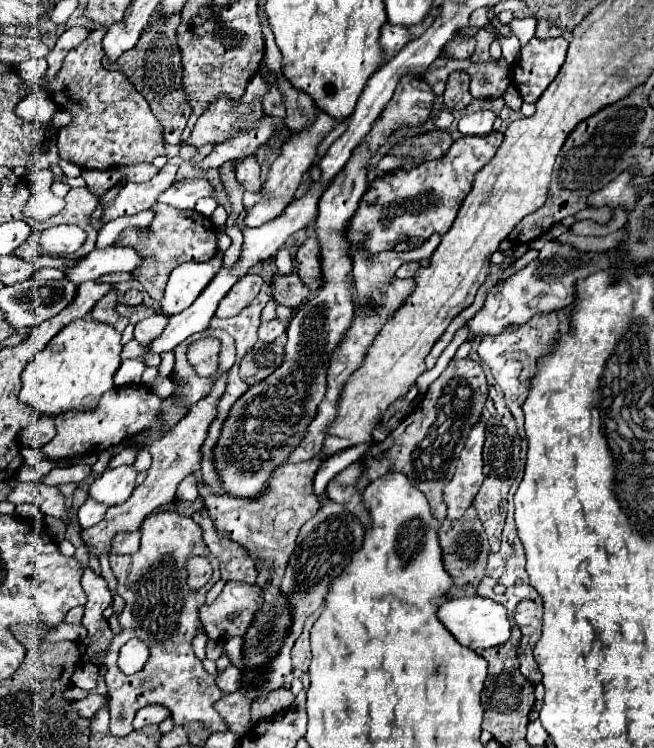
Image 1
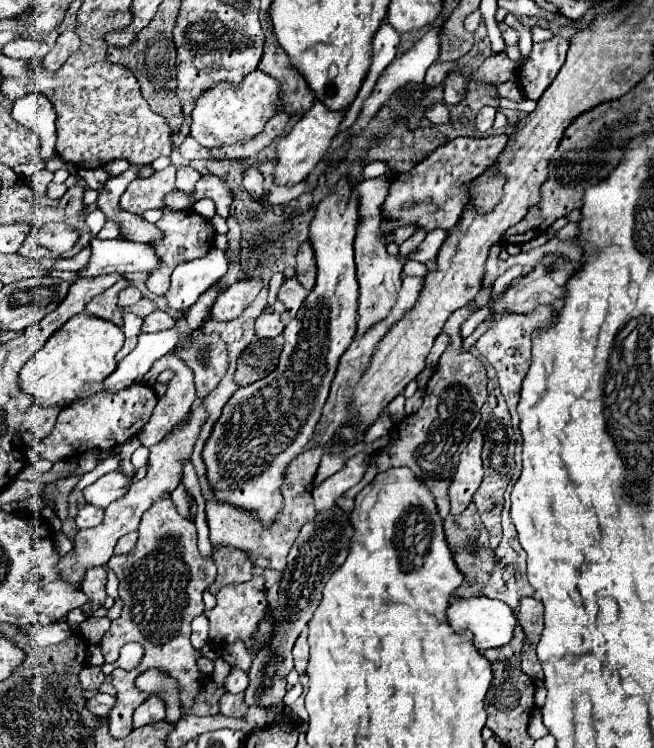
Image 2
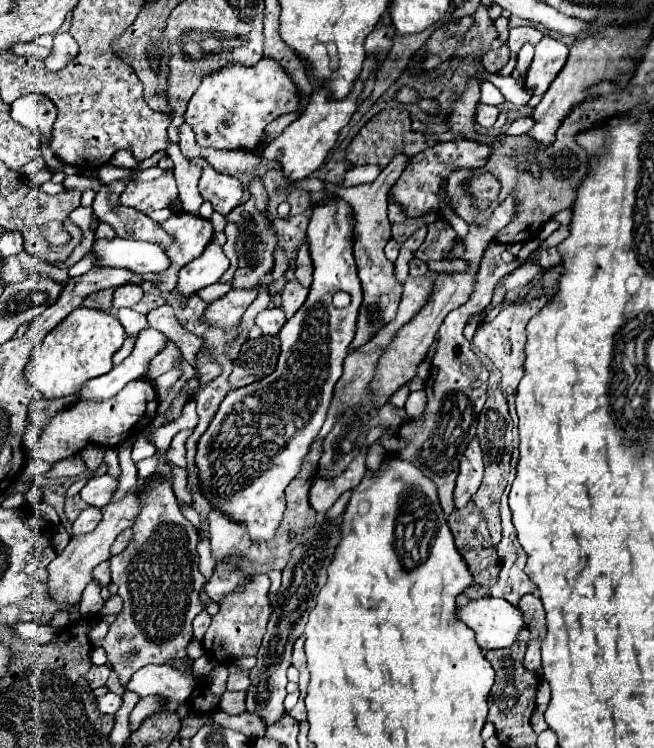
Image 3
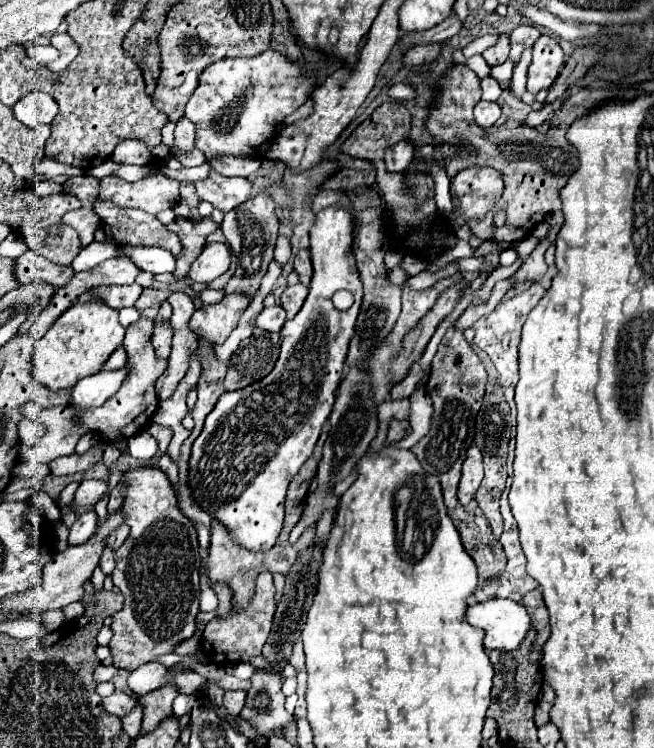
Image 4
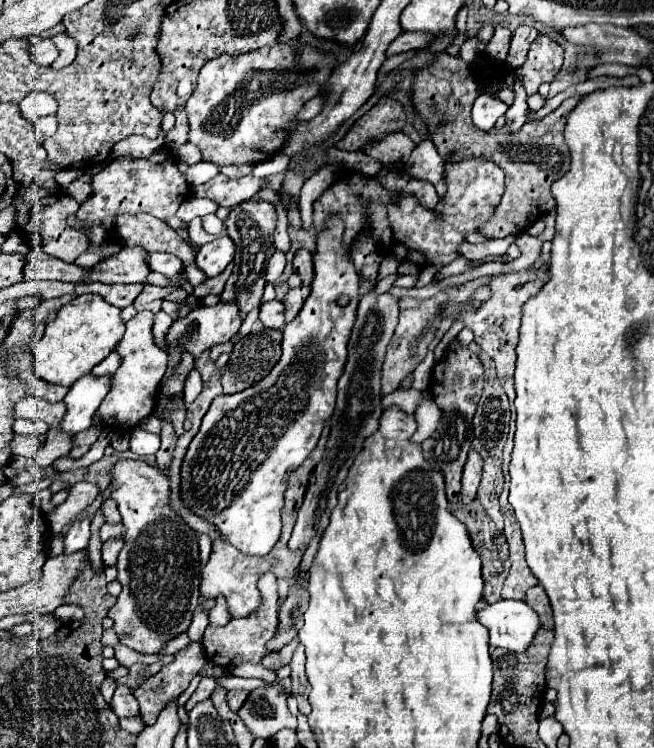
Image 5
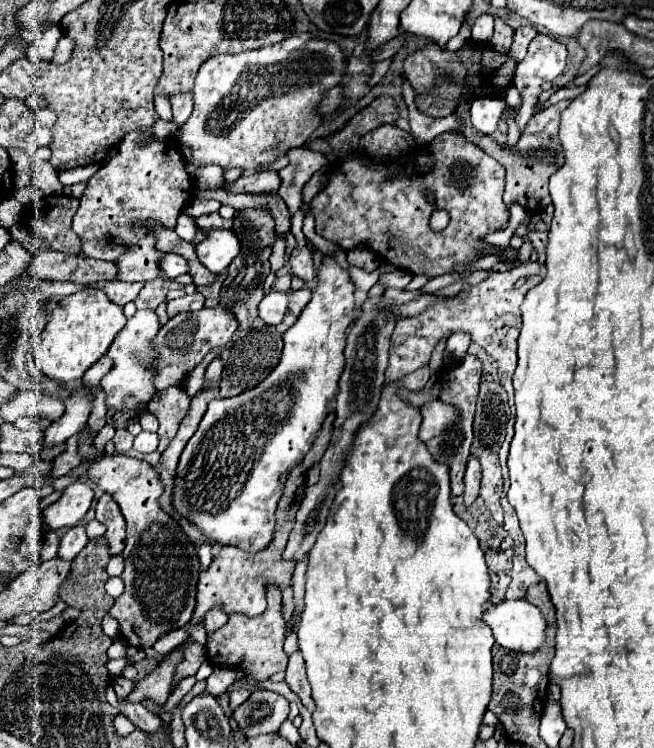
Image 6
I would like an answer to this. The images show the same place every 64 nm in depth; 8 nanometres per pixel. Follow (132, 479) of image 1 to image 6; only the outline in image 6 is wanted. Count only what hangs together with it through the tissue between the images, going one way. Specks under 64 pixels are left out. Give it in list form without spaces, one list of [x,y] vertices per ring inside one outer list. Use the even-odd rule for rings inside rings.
[[[72,482],[62,496],[46,508],[46,524],[50,530],[58,528],[72,528],[76,526],[88,512],[92,504],[94,492],[84,482]]]

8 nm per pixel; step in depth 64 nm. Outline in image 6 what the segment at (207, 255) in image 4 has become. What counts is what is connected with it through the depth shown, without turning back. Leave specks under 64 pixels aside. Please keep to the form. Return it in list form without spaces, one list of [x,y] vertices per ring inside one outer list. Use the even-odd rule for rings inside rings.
[[[218,228],[218,230],[206,232],[206,238],[200,244],[196,244],[196,252],[198,252],[200,262],[210,272],[220,274],[242,252],[242,246],[238,238],[234,238],[232,230]]]

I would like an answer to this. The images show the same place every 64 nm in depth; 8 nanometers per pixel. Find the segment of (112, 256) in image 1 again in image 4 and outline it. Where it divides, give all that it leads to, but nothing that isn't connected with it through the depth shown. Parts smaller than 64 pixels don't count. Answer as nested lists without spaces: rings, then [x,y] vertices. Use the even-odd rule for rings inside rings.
[[[120,246],[120,254],[130,256],[140,270],[152,272],[152,274],[164,274],[164,272],[174,272],[176,266],[176,256],[170,252],[150,246],[150,248],[134,248],[134,246]]]

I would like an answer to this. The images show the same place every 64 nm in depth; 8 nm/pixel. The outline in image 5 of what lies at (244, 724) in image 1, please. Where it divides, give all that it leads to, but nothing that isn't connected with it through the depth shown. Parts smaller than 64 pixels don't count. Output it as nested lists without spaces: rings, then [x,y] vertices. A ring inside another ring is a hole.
[[[230,690],[228,692],[228,706],[230,706],[230,710],[234,710],[234,712],[240,710],[240,706],[246,700],[246,696],[248,696],[246,690]]]

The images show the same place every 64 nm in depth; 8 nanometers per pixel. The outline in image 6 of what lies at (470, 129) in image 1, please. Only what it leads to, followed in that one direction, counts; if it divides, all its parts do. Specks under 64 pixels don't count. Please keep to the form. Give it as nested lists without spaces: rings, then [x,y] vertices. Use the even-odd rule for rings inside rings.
[[[476,98],[470,106],[472,114],[472,126],[482,134],[492,134],[498,128],[498,120],[506,108],[506,102],[502,98]]]

